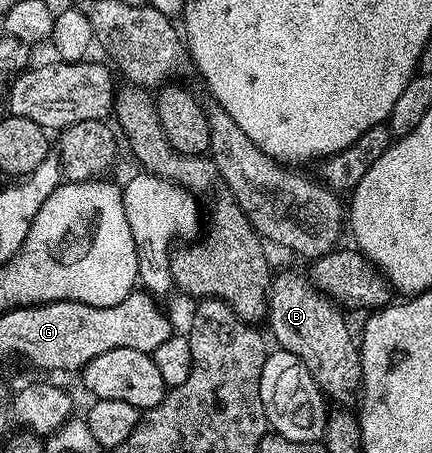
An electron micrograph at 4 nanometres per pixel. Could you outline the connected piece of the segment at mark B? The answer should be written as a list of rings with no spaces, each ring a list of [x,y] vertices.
[[[283,270],[279,274],[278,271],[270,281],[265,326],[271,329],[276,344],[287,353],[284,355],[305,364],[319,389],[335,404],[354,403],[363,384],[359,343],[347,327],[346,316],[340,307],[311,283],[306,273]]]

